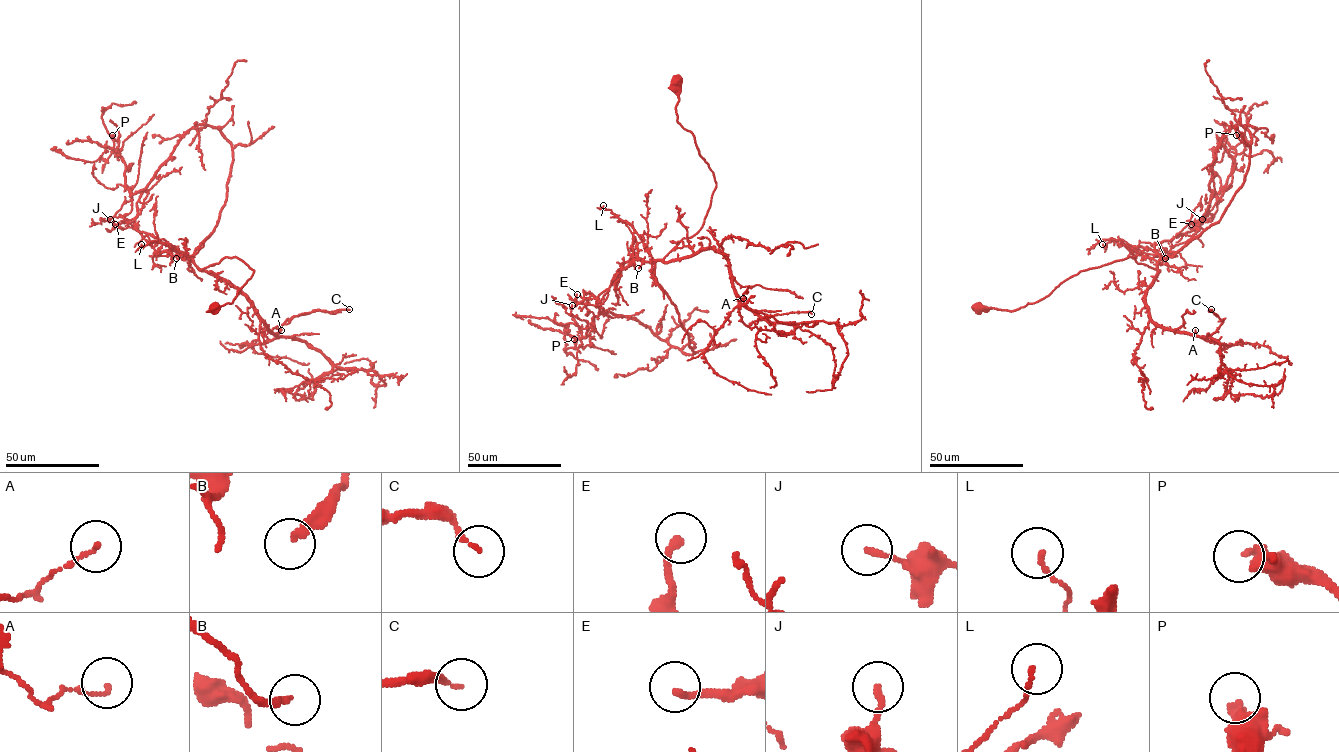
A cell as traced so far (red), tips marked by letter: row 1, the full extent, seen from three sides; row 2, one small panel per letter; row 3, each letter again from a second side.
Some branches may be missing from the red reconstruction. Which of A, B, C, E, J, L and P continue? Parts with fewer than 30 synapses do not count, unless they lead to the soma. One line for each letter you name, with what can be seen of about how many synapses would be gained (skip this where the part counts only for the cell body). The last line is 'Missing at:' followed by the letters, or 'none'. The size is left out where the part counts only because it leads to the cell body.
C: 50 synapses
E: 30 synapses
Missing at: C, E

